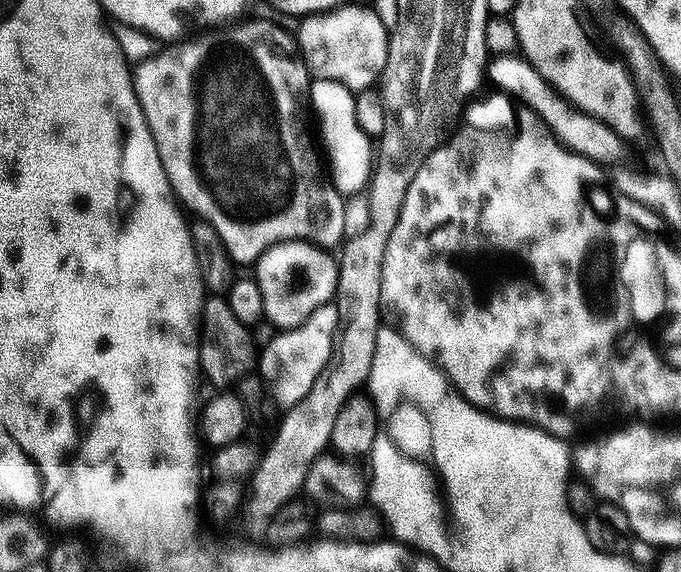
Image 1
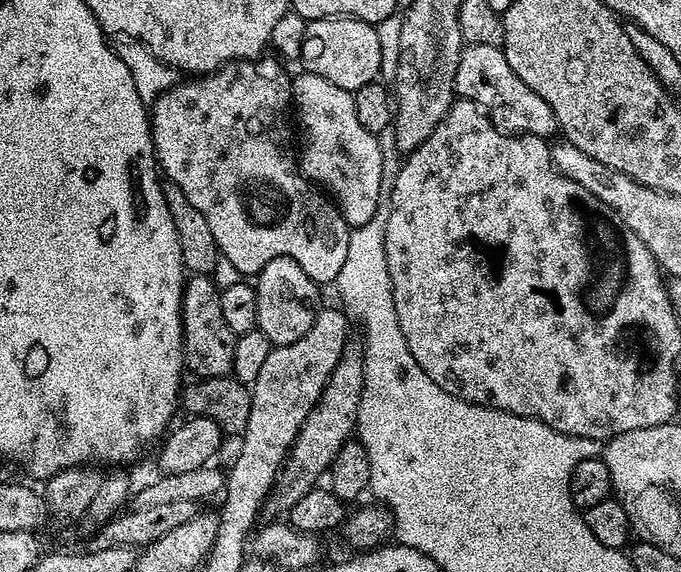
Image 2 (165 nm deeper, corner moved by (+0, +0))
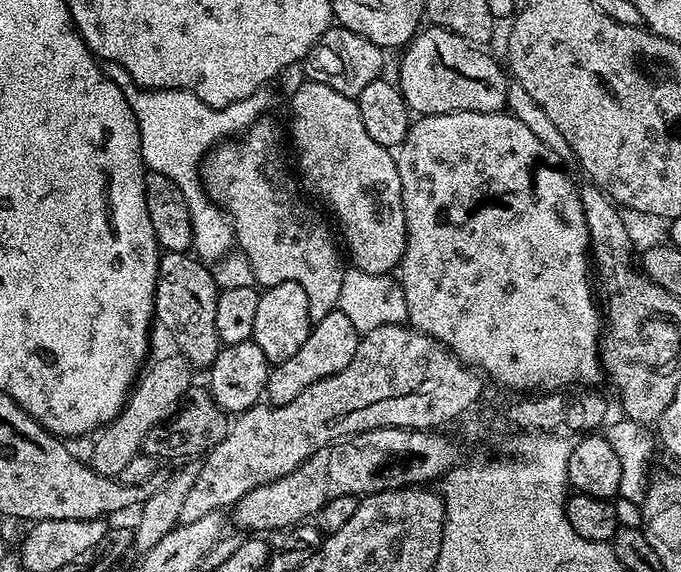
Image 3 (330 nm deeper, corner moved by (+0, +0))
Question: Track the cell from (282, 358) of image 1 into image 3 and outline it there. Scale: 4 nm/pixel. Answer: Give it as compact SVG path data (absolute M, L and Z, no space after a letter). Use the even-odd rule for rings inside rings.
M338 310L328 313L326 318L313 323L311 334L306 342L302 342L302 347L298 349L298 354L294 354L294 358L286 358L286 362L275 365L269 371L267 399L273 405L294 402L294 398L298 398L298 394L302 394L306 386L338 374L338 370L346 370L346 366L350 366L350 358L354 358L354 350L358 350L360 337L361 333L357 332L354 322L350 322L346 314Z

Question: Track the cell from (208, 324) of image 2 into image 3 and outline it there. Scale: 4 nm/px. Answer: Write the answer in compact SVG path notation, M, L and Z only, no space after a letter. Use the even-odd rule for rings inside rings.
M191 251L164 252L160 257L160 276L156 279L156 310L155 319L172 335L176 343L175 351L188 359L193 369L211 369L218 358L222 347L218 338L217 311L221 289L216 288L216 280L212 277L213 269L197 258Z

